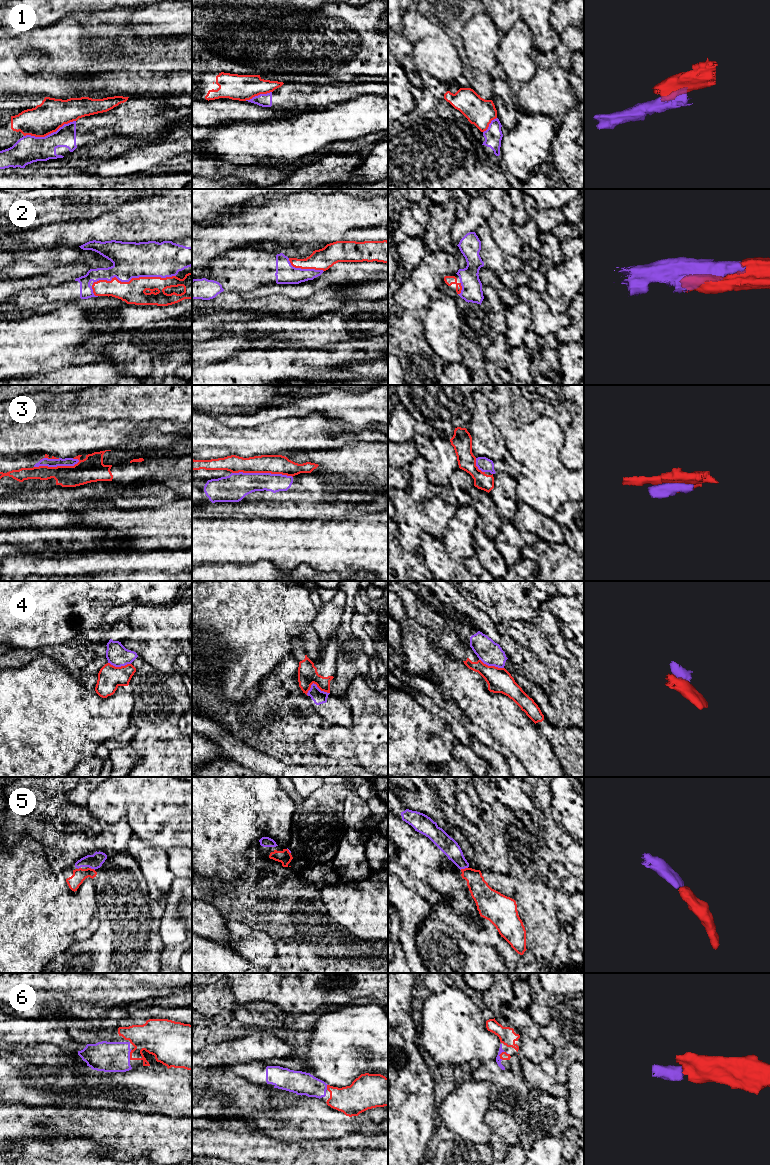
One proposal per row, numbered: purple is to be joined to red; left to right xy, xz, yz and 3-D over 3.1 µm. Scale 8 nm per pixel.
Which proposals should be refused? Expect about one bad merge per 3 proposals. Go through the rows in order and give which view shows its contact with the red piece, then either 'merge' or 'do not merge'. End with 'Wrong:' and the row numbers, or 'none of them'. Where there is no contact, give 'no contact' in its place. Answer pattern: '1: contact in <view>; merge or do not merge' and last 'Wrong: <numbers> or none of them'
1: contact in xy; do not merge
2: contact in xy; merge
3: contact in xz; do not merge
4: contact in xz; do not merge
5: contact in yz; merge
6: contact in yz; merge
Wrong: 1, 3, 4

